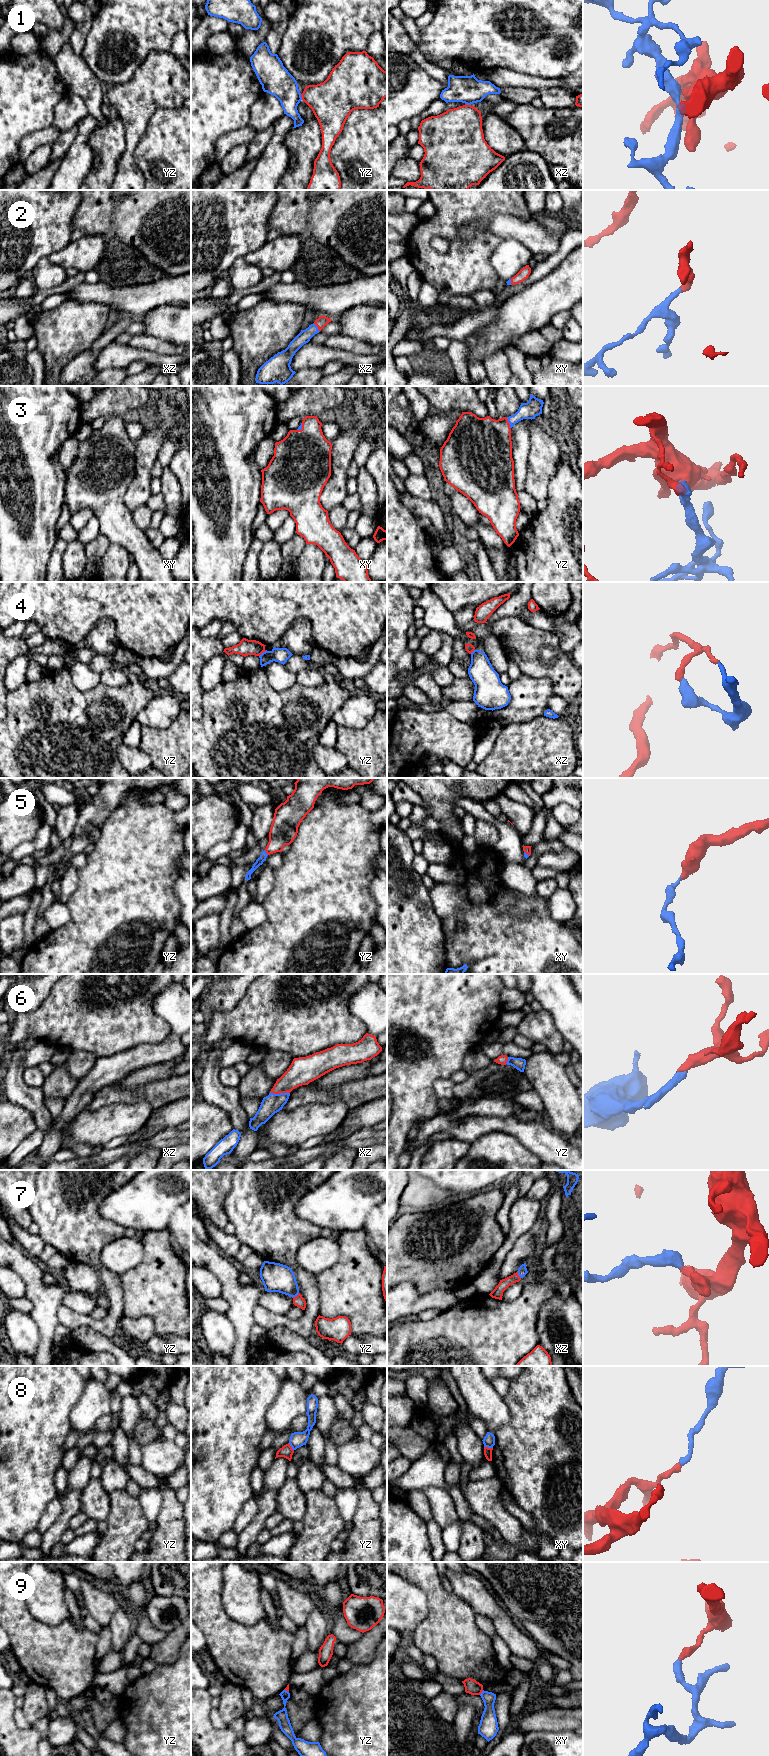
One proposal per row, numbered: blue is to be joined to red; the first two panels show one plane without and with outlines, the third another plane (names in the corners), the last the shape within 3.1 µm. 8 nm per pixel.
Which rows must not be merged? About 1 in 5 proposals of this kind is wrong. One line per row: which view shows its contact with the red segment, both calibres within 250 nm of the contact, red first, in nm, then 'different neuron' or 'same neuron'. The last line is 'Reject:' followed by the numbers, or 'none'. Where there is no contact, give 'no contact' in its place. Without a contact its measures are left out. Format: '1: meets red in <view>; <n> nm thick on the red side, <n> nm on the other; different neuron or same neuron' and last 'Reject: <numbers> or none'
1: meets red in yz; 340 nm thick on the red side, 240 nm on the other; different neuron
2: meets red in xz; 90 nm thick on the red side, 100 nm on the other; same neuron
3: meets red in yz; 420 nm thick on the red side, 140 nm on the other; same neuron
4: meets red in yz; 130 nm thick on the red side, 120 nm on the other; different neuron
5: meets red in yz; 220 nm thick on the red side, 60 nm on the other; same neuron
6: meets red in xz; 220 nm thick on the red side, 160 nm on the other; same neuron
7: meets red in yz; 90 nm thick on the red side, 240 nm on the other; same neuron
8: meets red in xy; 60 nm thick on the red side, 100 nm on the other; different neuron
9: meets red in xy; 120 nm thick on the red side, 140 nm on the other; different neuron
Reject: 1, 4, 8, 9

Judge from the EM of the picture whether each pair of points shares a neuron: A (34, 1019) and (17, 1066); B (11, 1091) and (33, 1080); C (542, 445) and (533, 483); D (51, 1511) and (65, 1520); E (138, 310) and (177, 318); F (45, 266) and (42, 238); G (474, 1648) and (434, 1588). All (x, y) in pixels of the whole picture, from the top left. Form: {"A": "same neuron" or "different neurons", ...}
{"A": "different neurons", "B": "different neurons", "C": "same neuron", "D": "different neurons", "E": "different neurons", "F": "different neurons", "G": "same neuron"}

